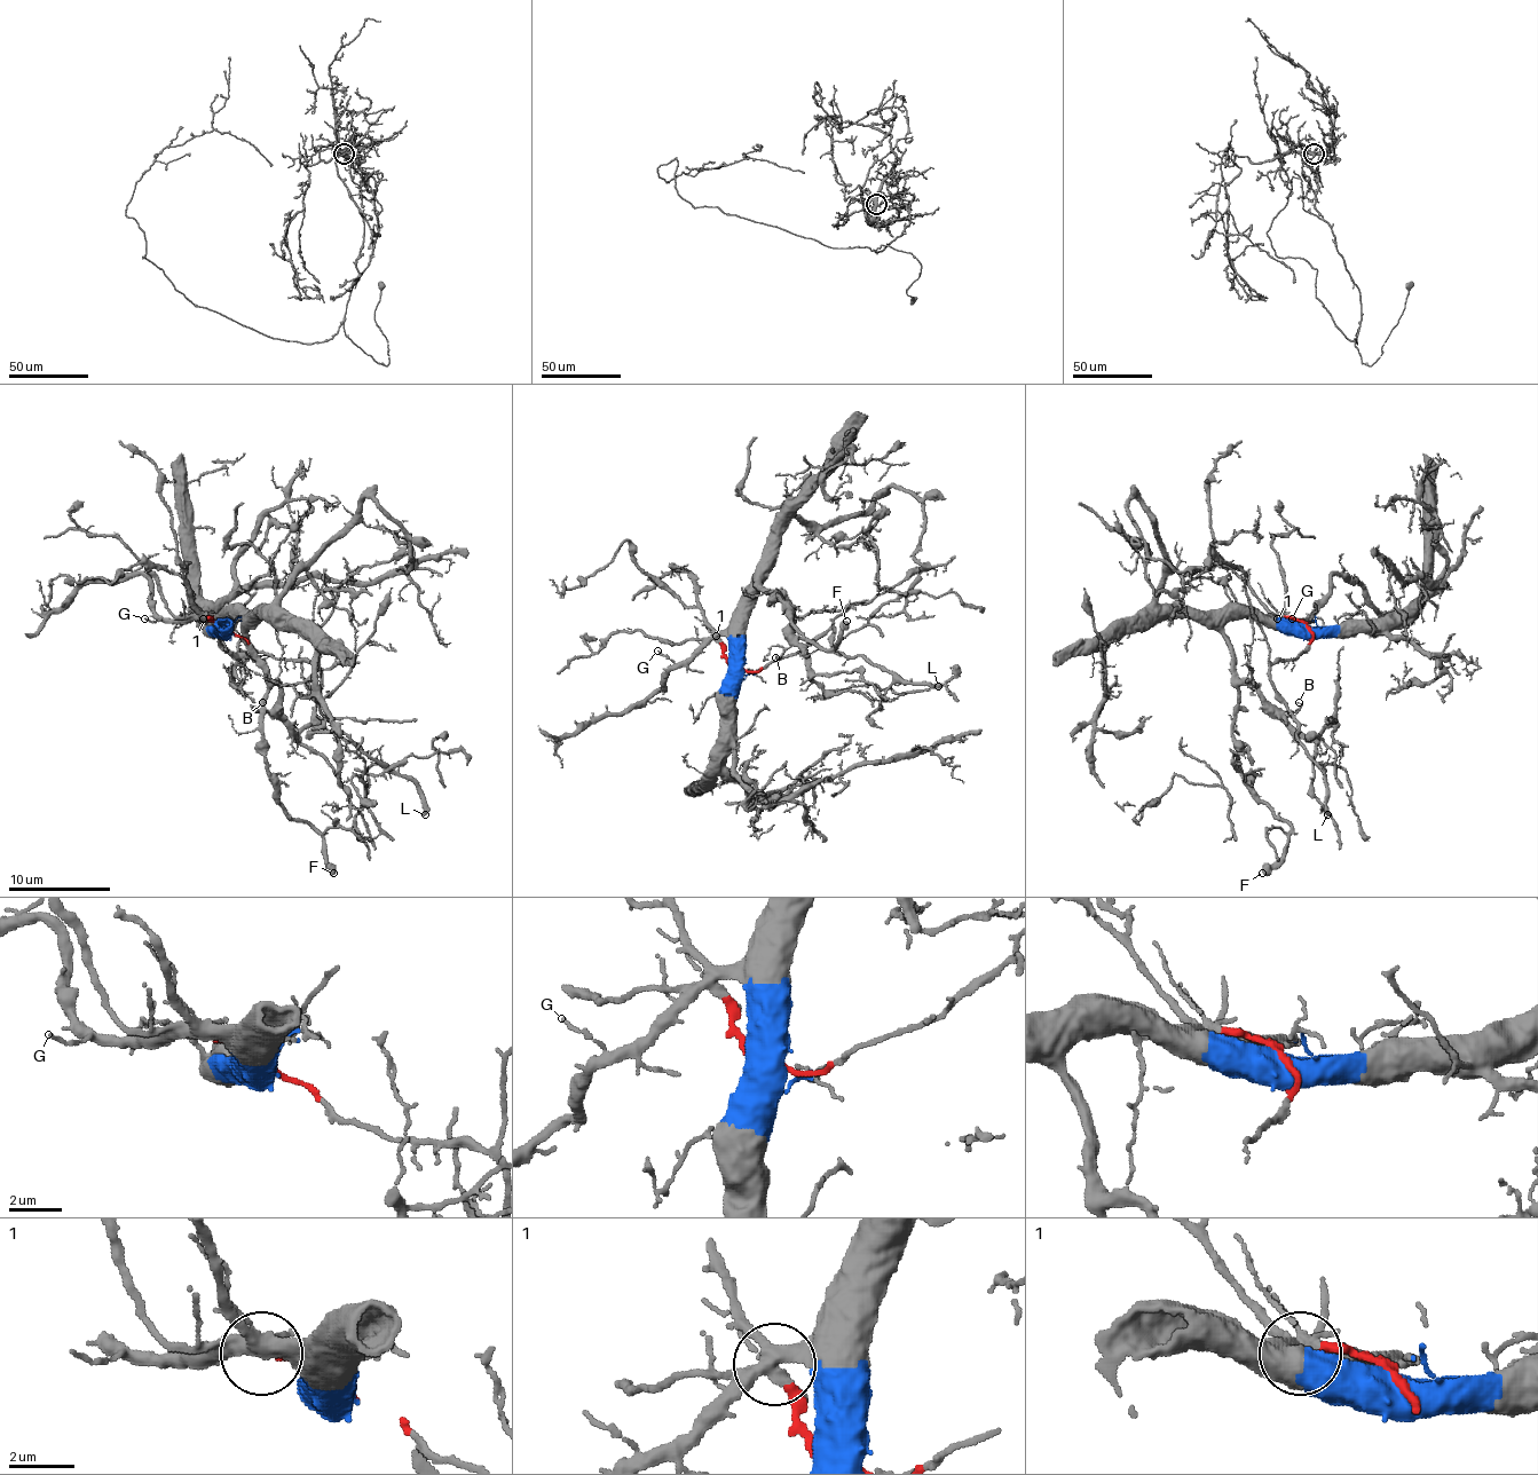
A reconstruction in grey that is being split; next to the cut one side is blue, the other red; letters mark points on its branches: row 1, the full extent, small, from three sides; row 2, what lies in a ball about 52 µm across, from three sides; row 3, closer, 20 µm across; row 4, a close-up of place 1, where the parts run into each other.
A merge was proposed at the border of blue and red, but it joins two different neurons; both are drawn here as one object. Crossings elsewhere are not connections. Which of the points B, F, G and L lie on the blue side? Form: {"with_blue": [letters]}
{"with_blue": ["B", "F", "G"]}

